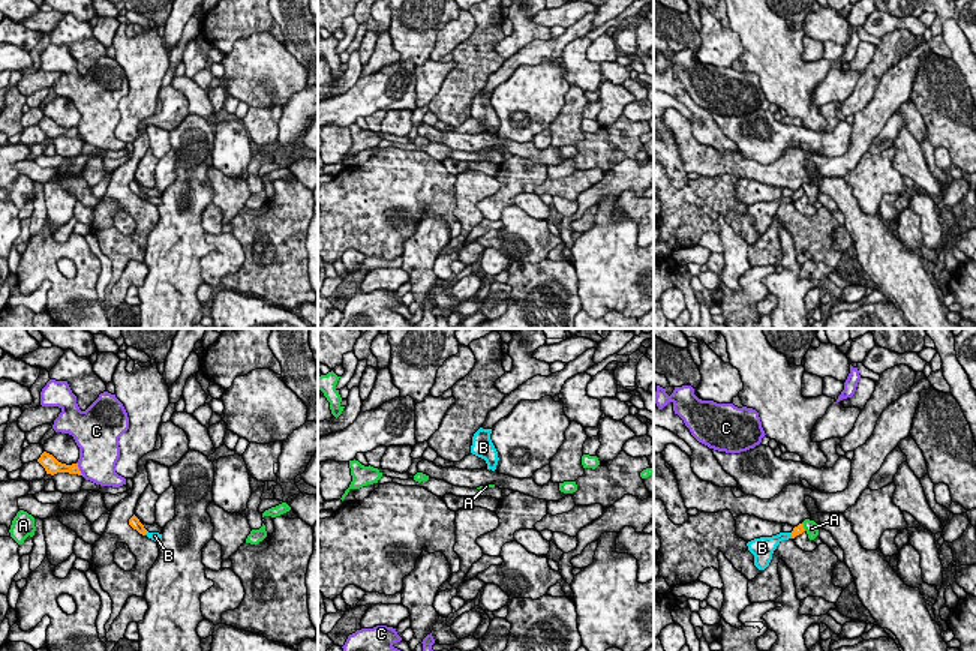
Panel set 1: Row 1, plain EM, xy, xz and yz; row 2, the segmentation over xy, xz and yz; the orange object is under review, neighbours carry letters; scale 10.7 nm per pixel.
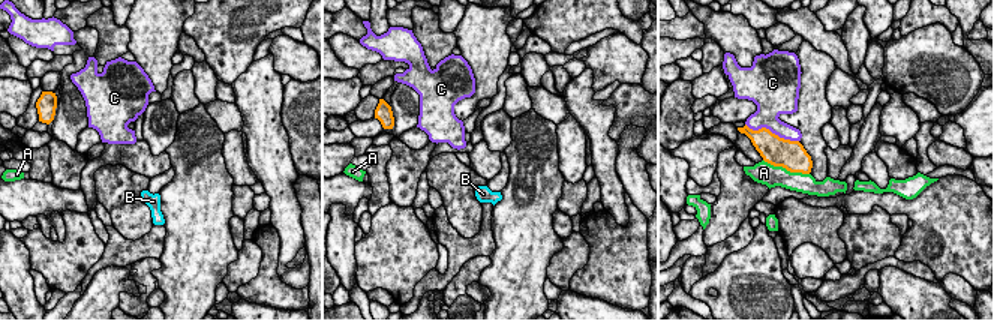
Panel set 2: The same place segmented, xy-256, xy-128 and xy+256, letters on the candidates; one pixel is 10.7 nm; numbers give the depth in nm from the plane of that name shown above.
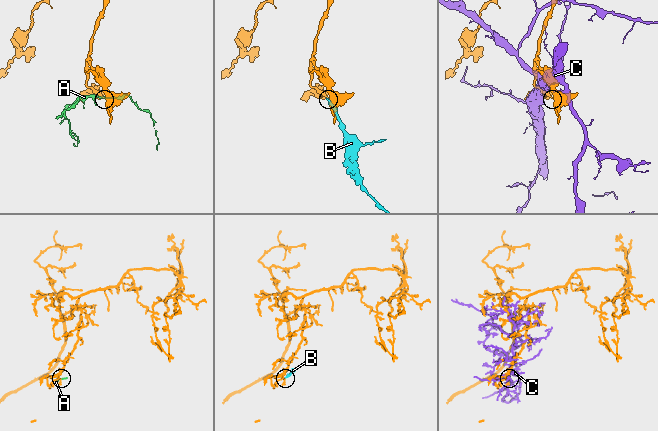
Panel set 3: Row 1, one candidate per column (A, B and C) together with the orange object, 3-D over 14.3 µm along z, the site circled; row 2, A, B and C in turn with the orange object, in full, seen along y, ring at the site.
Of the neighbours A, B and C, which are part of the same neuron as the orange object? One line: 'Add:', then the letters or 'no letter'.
Add: B

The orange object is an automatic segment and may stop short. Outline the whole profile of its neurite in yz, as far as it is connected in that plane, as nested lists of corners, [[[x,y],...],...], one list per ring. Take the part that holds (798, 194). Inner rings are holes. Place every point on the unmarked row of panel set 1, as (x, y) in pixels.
[[[799,188],[798,190],[793,192],[792,196],[780,196],[772,201],[760,201],[748,206],[747,210],[748,210],[748,214],[754,219],[754,230],[759,234],[765,234],[769,230],[772,224],[772,218],[777,213],[777,210],[783,204],[795,202],[804,195],[805,195],[804,188]]]

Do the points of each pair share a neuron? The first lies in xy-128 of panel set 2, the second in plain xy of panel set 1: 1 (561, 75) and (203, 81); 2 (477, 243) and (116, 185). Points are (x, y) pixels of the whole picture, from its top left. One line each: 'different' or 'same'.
1: different
2: same

